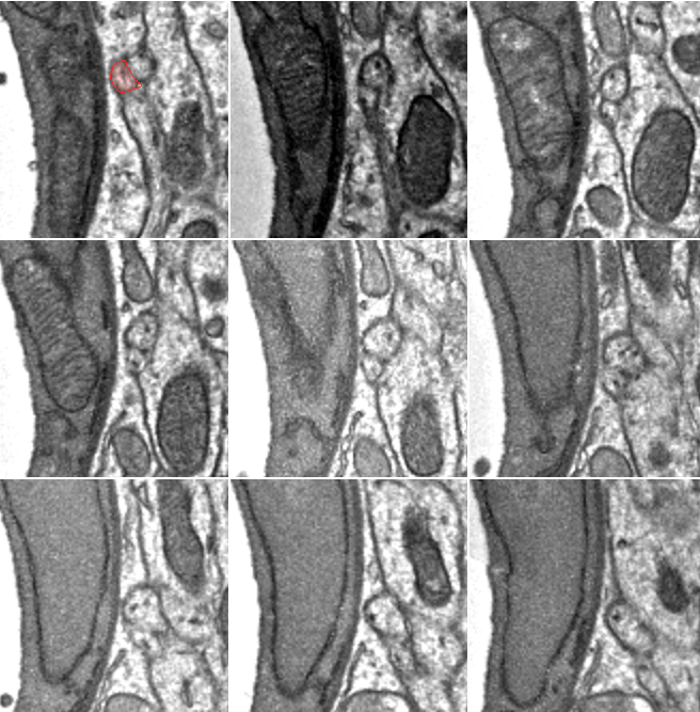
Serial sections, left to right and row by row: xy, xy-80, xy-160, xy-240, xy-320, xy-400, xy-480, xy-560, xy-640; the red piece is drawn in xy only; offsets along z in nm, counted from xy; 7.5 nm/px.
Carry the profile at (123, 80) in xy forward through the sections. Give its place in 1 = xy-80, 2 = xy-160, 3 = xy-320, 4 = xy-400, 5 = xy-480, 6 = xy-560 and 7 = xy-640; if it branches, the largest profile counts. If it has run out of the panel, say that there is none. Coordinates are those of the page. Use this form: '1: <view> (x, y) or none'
1: xy-80 (368, 97)
2: xy-160 (608, 109)
3: xy-320 (372, 366)
4: xy-400 (614, 381)
5: xy-480 (149, 644)
6: xy-560 (400, 654)
7: xy-640 (647, 676)

